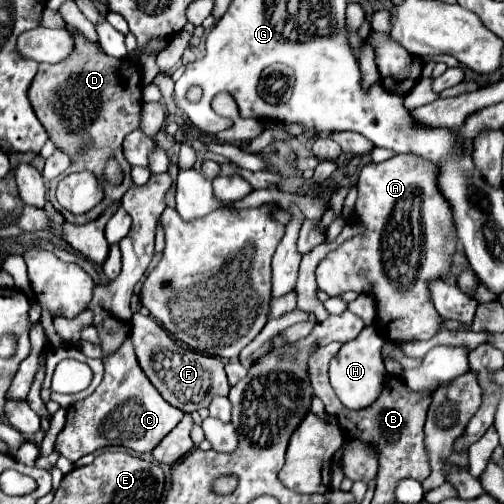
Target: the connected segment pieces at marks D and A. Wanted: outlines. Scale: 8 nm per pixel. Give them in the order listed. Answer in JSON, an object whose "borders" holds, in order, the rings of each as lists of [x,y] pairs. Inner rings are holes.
{"borders":[[[[74,34],[74,36],[76,36],[74,52],[64,62],[40,64],[40,70],[32,80],[28,96],[50,140],[60,150],[64,150],[66,154],[72,154],[74,158],[74,164],[64,174],[70,174],[76,170],[90,170],[102,178],[108,158],[116,158],[124,172],[122,182],[118,185],[104,185],[104,200],[98,206],[94,206],[90,212],[80,216],[66,212],[62,206],[58,206],[54,198],[54,190],[60,178],[54,178],[50,182],[50,202],[54,204],[54,208],[58,208],[64,214],[64,218],[72,224],[88,224],[90,220],[96,220],[108,206],[120,202],[122,194],[128,190],[128,186],[132,186],[130,164],[122,154],[122,140],[126,134],[130,134],[140,126],[142,82],[140,82],[140,68],[134,62],[108,58],[98,46],[88,42],[86,36],[84,38],[82,34]],[[84,140],[92,142],[90,150],[86,150],[84,154],[78,154],[78,148]]],[[[398,154],[380,164],[366,164],[358,176],[358,200],[354,206],[354,216],[350,216],[350,222],[362,226],[364,232],[328,252],[328,256],[316,268],[318,288],[322,288],[328,296],[338,296],[348,290],[374,296],[376,330],[380,330],[380,334],[394,344],[428,340],[442,328],[444,322],[432,304],[428,284],[432,280],[444,280],[446,274],[450,274],[452,254],[458,248],[458,238],[452,206],[440,192],[436,172],[434,162],[414,154]]]]}

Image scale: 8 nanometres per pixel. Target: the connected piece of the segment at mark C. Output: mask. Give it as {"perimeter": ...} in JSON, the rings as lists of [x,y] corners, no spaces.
{"perimeter":[[[130,336],[116,352],[102,356],[100,360],[104,362],[104,378],[100,386],[88,398],[68,408],[66,426],[56,438],[56,452],[70,462],[104,446],[124,446],[138,454],[150,452],[184,416],[184,412],[168,404],[146,378]]]}

